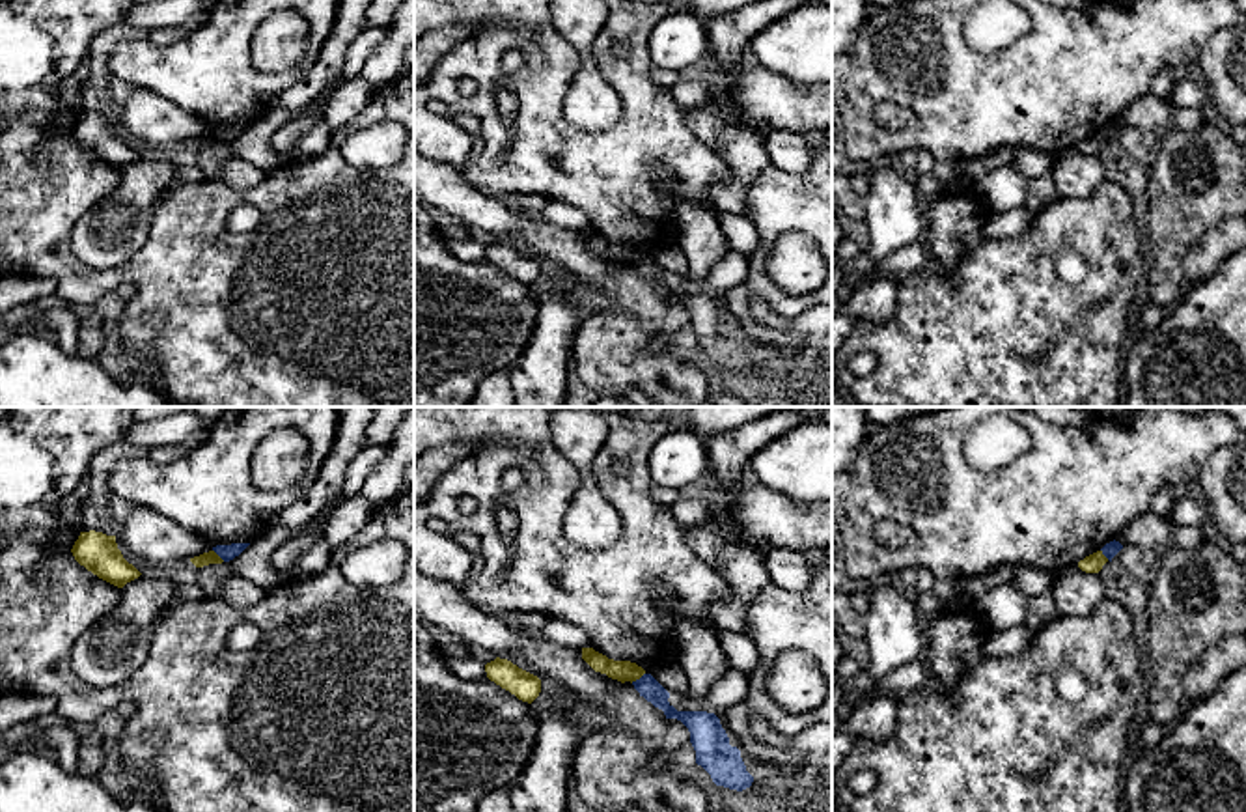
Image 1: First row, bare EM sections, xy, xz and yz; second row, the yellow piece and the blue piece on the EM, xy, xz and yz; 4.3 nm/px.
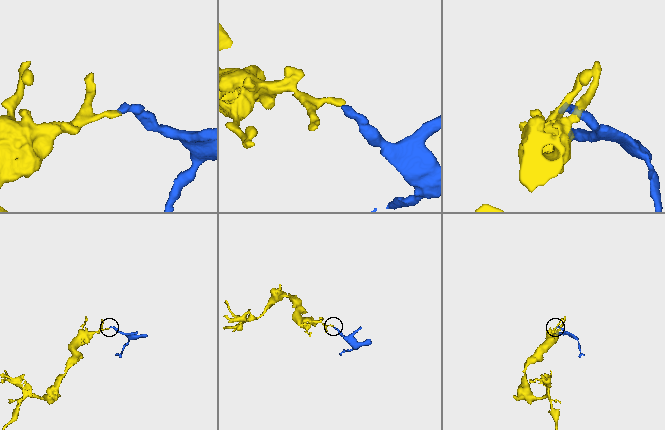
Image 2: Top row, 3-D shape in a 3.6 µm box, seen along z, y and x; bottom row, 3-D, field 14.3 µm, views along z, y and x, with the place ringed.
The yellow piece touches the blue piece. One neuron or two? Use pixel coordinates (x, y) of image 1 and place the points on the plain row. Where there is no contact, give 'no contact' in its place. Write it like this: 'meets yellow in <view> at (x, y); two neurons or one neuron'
meets yellow in xz at (636, 260); two neurons

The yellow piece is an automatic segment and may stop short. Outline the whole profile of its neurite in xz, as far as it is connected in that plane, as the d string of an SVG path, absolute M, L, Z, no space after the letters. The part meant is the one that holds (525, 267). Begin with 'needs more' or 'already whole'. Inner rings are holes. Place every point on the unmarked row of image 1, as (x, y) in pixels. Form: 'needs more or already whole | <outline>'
already whole | M496 239L485 246L487 259L519 282L532 286L541 274L541 261L507 241Z

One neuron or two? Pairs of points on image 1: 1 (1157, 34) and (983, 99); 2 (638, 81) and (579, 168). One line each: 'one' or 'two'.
1: one
2: one

